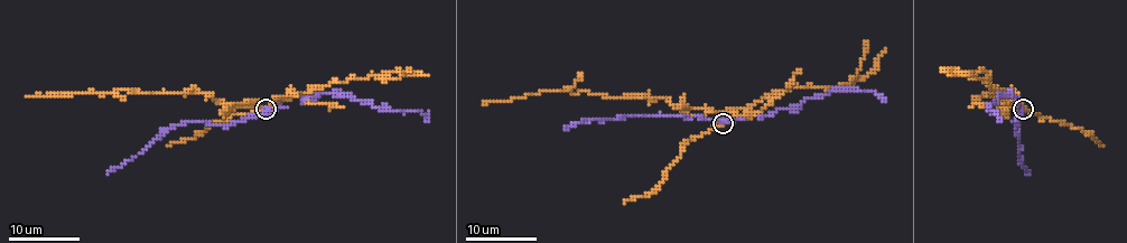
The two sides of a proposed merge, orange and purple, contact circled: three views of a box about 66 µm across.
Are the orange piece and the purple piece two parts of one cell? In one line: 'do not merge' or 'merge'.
do not merge

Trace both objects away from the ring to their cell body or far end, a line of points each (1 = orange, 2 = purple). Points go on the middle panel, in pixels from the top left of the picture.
1: (723, 123), (736, 114), (705, 108), (677, 109), (666, 99), (609, 99), (569, 90), (484, 105)
2: (723, 123), (683, 117), (622, 114), (604, 122), (583, 120), (564, 129)

